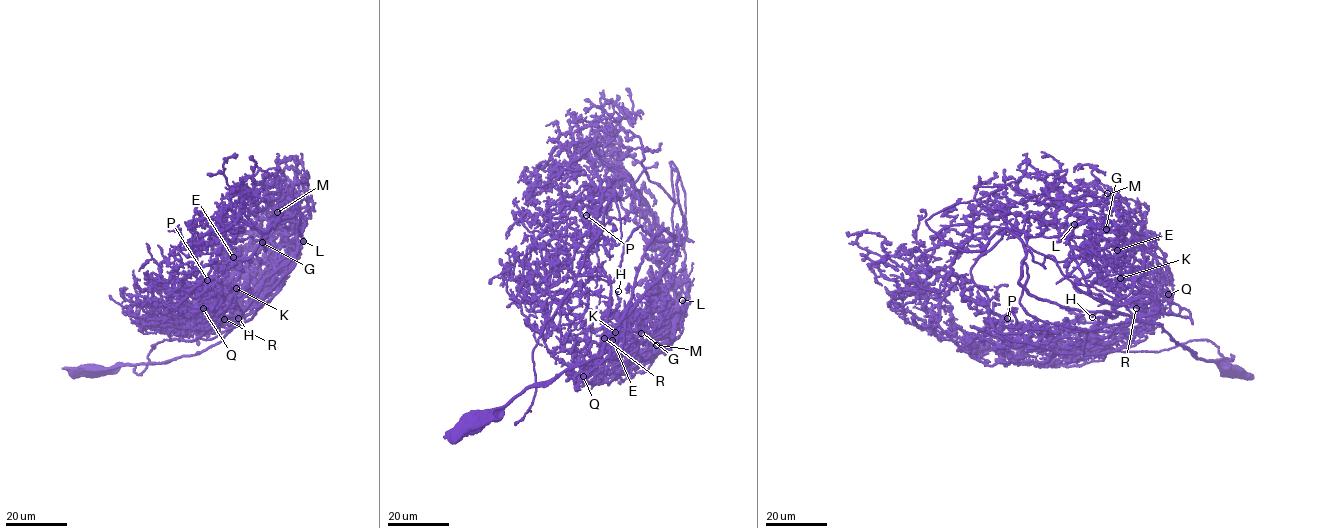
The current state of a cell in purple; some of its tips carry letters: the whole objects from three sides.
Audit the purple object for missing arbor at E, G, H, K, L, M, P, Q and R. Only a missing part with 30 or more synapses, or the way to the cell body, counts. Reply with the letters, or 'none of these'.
G

